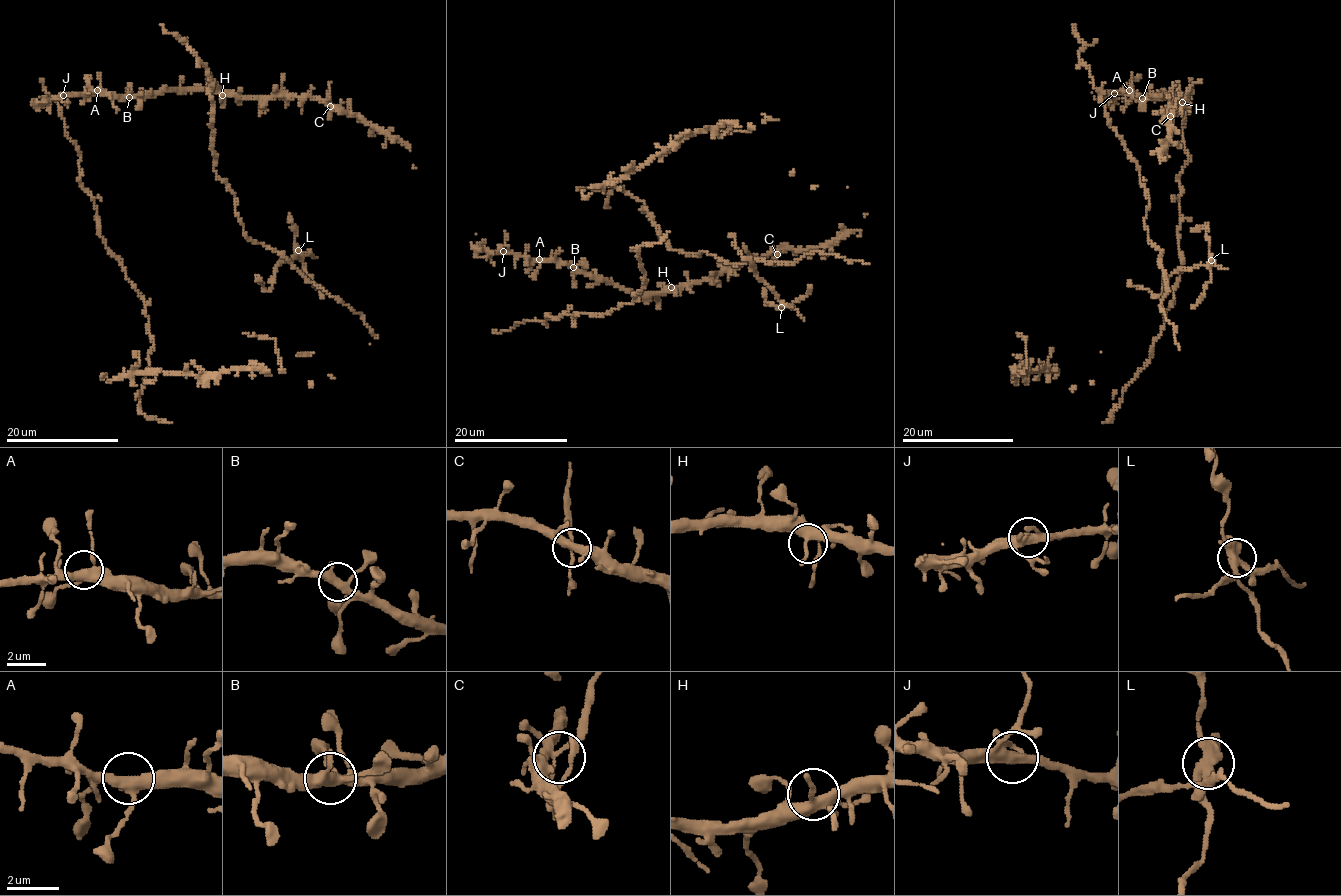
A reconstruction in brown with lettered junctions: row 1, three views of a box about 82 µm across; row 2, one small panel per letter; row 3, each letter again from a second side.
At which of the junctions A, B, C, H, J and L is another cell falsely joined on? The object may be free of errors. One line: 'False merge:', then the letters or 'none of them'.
False merge: L

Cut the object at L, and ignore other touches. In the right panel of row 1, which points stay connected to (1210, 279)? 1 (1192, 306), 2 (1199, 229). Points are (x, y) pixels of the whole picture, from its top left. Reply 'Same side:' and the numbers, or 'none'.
Same side: 1, 2

